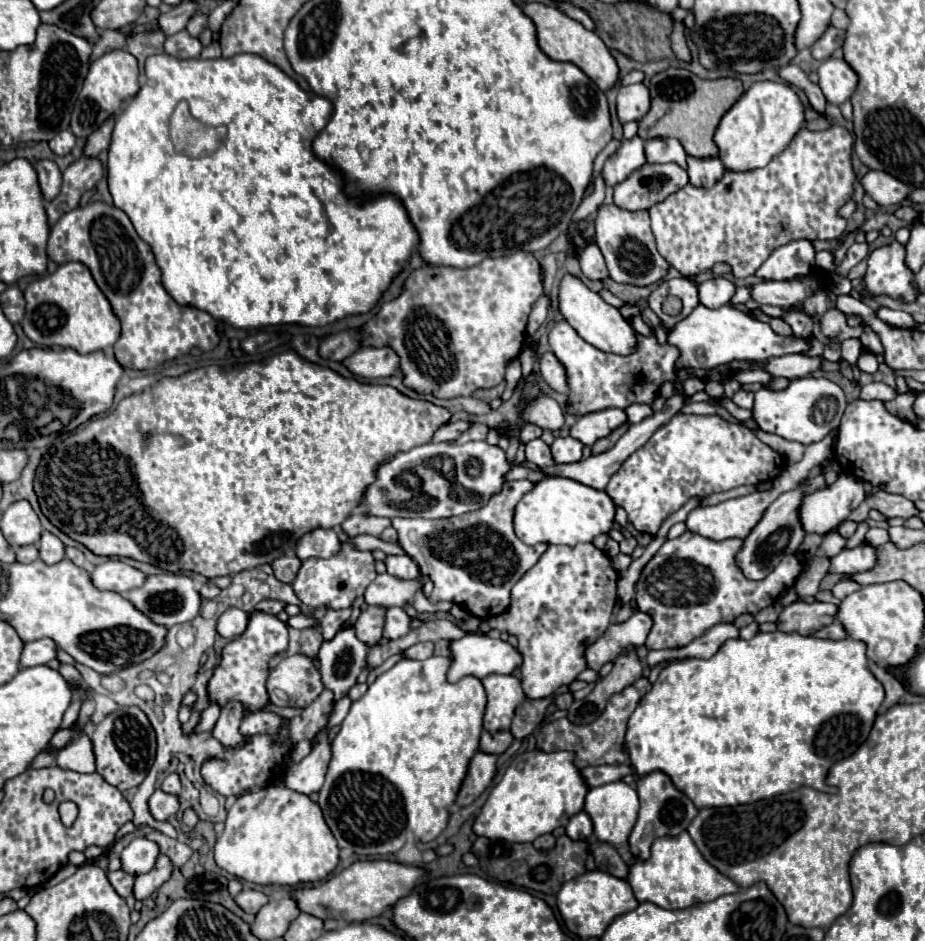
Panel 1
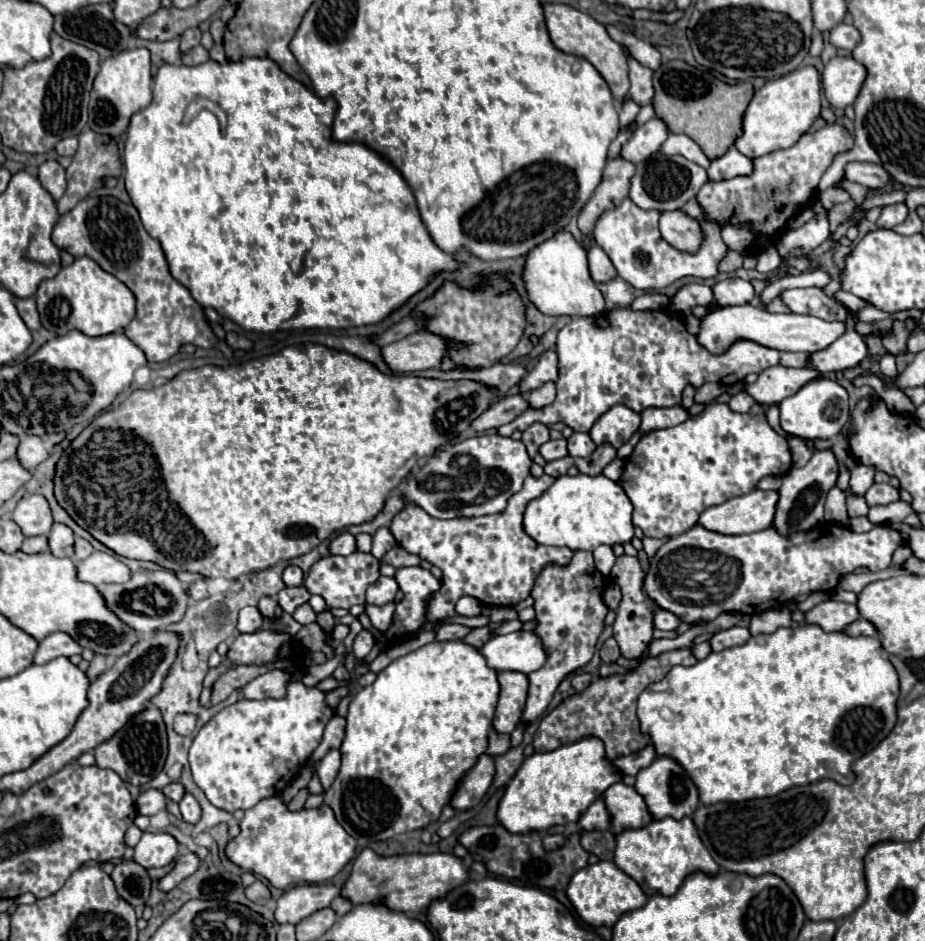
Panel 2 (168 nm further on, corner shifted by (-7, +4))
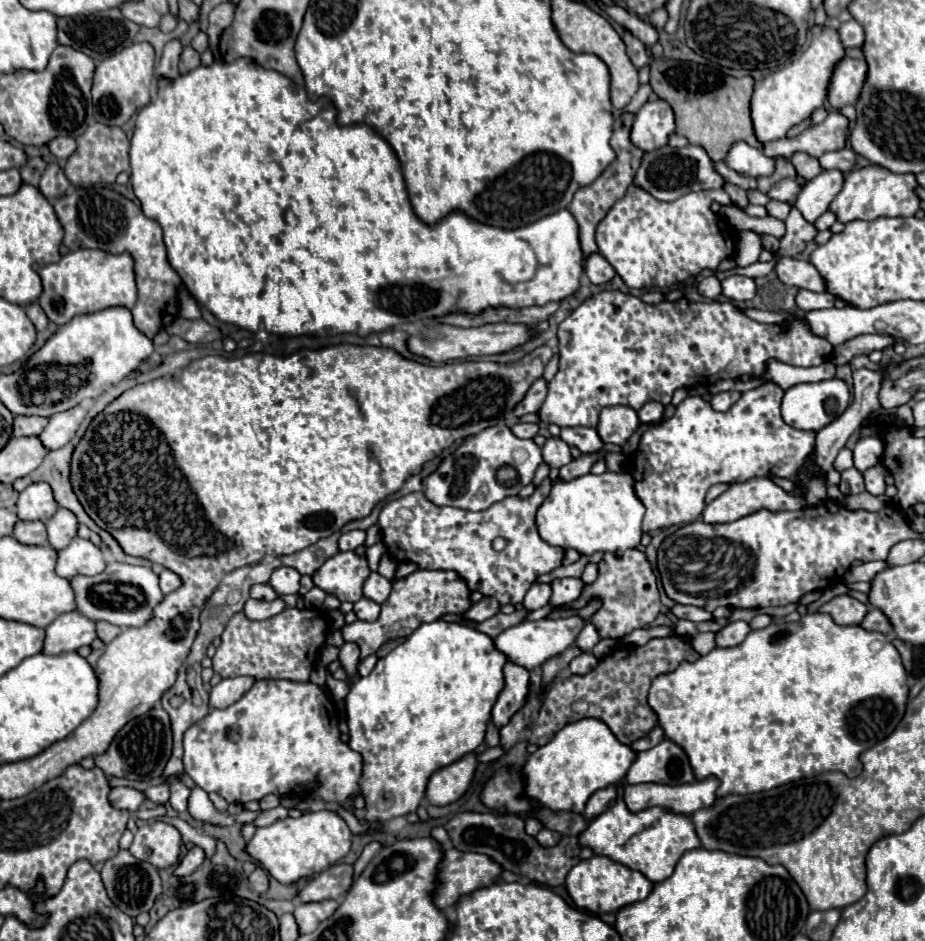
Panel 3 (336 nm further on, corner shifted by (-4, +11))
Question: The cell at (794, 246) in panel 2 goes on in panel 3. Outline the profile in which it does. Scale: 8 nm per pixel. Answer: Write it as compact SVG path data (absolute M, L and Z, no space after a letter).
M836 169L820 173L818 177L814 177L804 185L802 193L798 195L796 209L802 213L802 217L808 223L814 225L816 219L828 211L830 203L842 189L842 183L844 183L844 175Z

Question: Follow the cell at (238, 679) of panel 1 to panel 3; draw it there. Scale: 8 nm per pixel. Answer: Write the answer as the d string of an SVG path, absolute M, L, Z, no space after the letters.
M252 585L250 589L250 597L252 599L276 599L276 591L270 587L270 585Z

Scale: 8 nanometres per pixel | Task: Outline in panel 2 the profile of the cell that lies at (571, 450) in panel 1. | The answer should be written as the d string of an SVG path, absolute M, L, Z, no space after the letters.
M573 432L567 438L567 444L569 444L569 456L573 456L573 458L589 456L597 448L595 442L591 440L591 436L585 434L585 432Z

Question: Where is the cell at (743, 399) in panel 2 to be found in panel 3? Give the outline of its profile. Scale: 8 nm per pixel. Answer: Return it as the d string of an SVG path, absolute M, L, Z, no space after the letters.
M738 391L718 393L718 395L714 395L714 397L712 397L710 405L712 405L716 411L728 411L728 409L730 409L738 399L740 399L740 395L742 395L742 393L738 393Z

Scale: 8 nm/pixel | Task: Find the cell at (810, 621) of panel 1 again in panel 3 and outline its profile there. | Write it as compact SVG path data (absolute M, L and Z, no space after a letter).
M848 595L834 597L832 601L828 601L820 607L820 613L832 615L832 619L838 625L860 625L866 611L868 611L868 607L864 603L860 603Z

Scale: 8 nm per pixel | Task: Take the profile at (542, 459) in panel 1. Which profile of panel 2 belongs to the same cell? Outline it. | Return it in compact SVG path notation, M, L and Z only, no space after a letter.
M561 438L561 440L549 440L545 442L541 448L539 448L541 456L551 462L551 460L559 460L559 458L565 458L569 452L567 452L567 442Z

